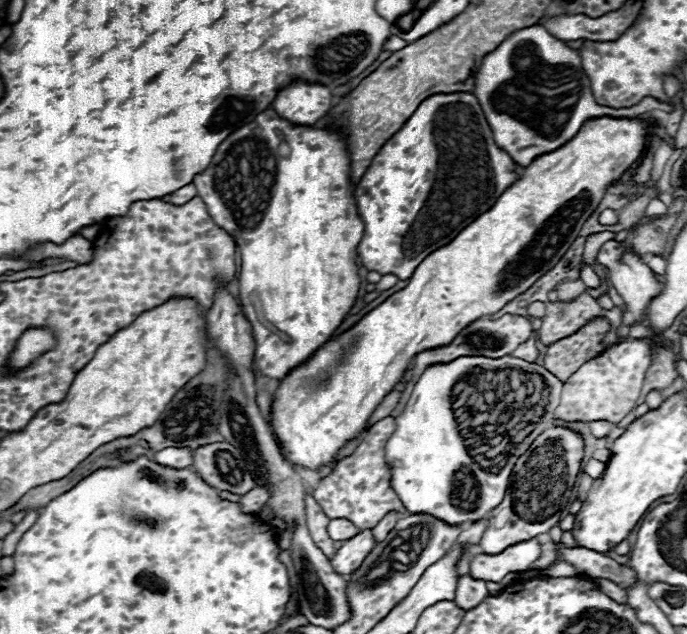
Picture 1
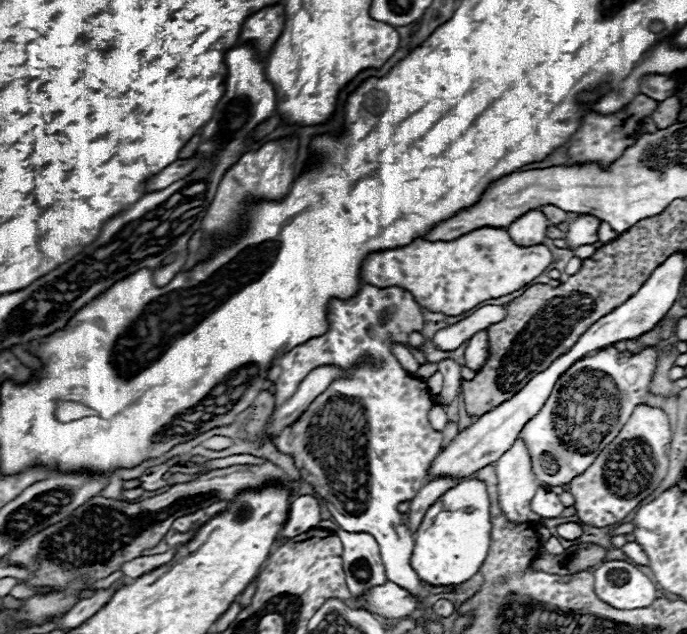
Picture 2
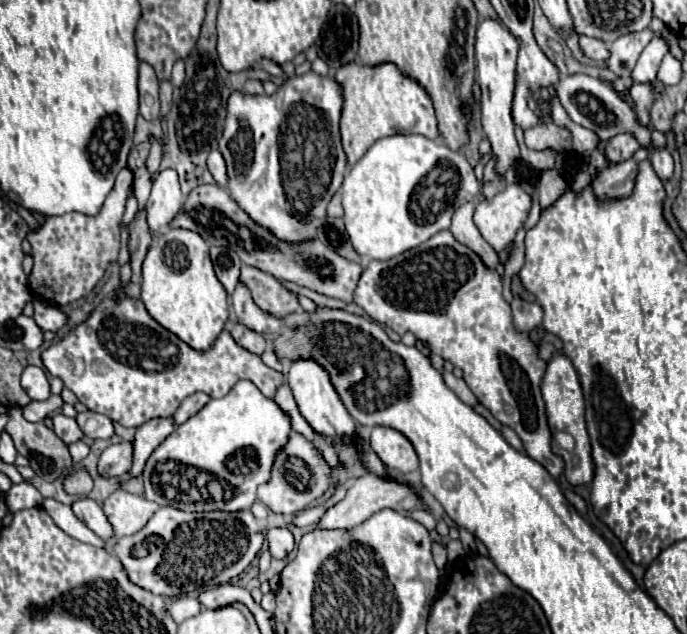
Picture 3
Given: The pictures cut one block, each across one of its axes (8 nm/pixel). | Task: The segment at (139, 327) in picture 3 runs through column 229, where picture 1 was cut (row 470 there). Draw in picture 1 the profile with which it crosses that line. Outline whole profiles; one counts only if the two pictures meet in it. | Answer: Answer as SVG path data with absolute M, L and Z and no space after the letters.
M394 418L378 420L364 434L364 440L358 444L356 452L340 460L336 468L320 480L312 496L324 508L324 514L328 518L346 518L352 520L352 524L356 524L360 530L364 530L364 528L374 528L392 510L404 512L404 506L390 484L392 470L384 460L384 448L394 430L396 430Z

